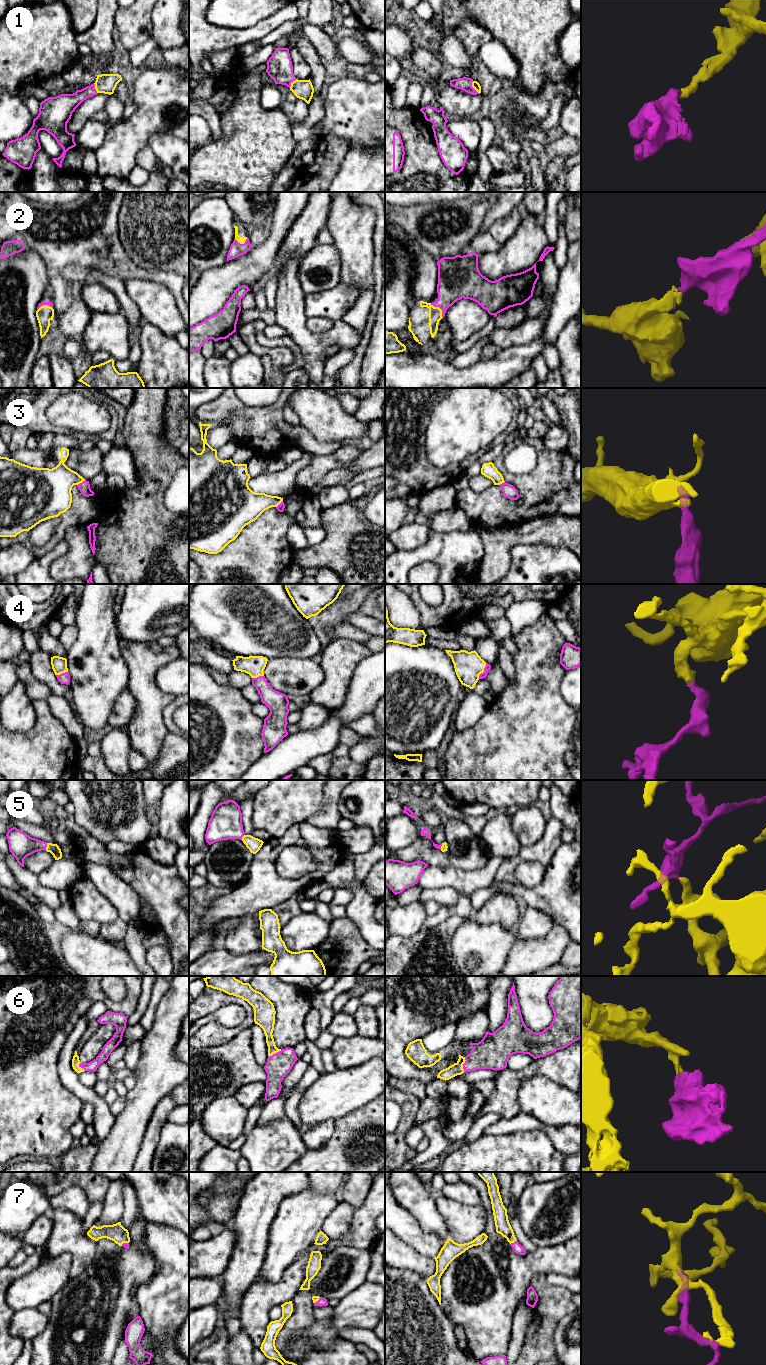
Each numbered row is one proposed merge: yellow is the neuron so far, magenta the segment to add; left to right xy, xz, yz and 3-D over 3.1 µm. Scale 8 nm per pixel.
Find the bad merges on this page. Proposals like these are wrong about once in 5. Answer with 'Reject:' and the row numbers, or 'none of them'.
Reject: none of them

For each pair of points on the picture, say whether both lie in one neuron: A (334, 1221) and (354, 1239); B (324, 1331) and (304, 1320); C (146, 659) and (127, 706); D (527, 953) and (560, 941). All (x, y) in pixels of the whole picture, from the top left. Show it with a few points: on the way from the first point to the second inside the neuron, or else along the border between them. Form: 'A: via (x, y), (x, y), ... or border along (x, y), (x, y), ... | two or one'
A: border along (354, 1211), (350, 1232), (342, 1237), (329, 1239) | two
B: border along (315, 1320), (312, 1327), (296, 1341) | two
C: border along (127, 688), (135, 702), (135, 713), (131, 718) | two
D: via (535, 953), (545, 952), (552, 946) | one

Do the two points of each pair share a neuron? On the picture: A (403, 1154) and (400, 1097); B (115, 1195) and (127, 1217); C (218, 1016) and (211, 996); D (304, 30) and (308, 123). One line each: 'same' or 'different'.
A: same
B: different
C: different
D: different

